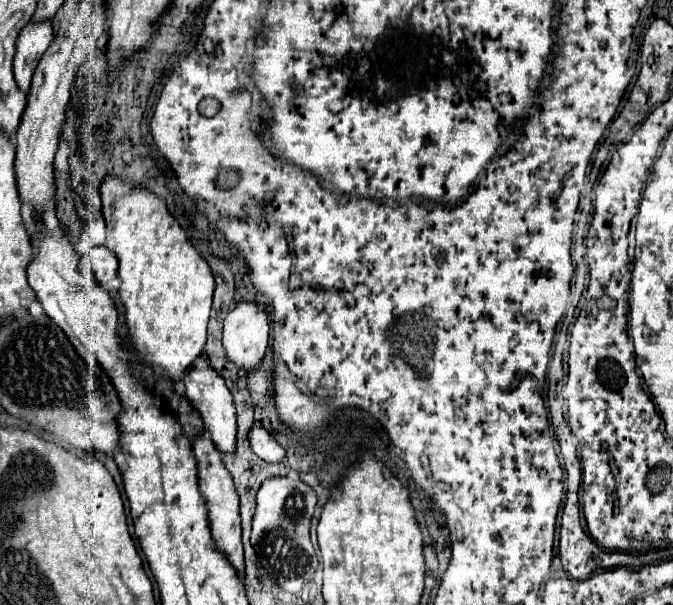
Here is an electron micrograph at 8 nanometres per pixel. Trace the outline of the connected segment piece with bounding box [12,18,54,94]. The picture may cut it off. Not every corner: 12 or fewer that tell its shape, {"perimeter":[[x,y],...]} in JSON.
{"perimeter":[[52,20],[28,22],[16,40],[14,80],[28,94]]}

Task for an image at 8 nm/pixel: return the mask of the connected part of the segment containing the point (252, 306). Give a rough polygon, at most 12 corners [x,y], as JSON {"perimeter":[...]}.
{"perimeter":[[240,302],[224,318],[228,358],[256,368],[268,346],[266,306]]}

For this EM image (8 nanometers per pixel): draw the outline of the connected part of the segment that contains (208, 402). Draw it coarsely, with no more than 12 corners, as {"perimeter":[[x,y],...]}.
{"perimeter":[[206,354],[184,376],[186,396],[218,450],[236,448],[236,412]]}

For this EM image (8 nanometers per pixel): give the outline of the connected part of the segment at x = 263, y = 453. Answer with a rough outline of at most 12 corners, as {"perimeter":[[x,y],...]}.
{"perimeter":[[252,426],[250,448],[264,462],[276,464],[286,456],[268,428]]}

